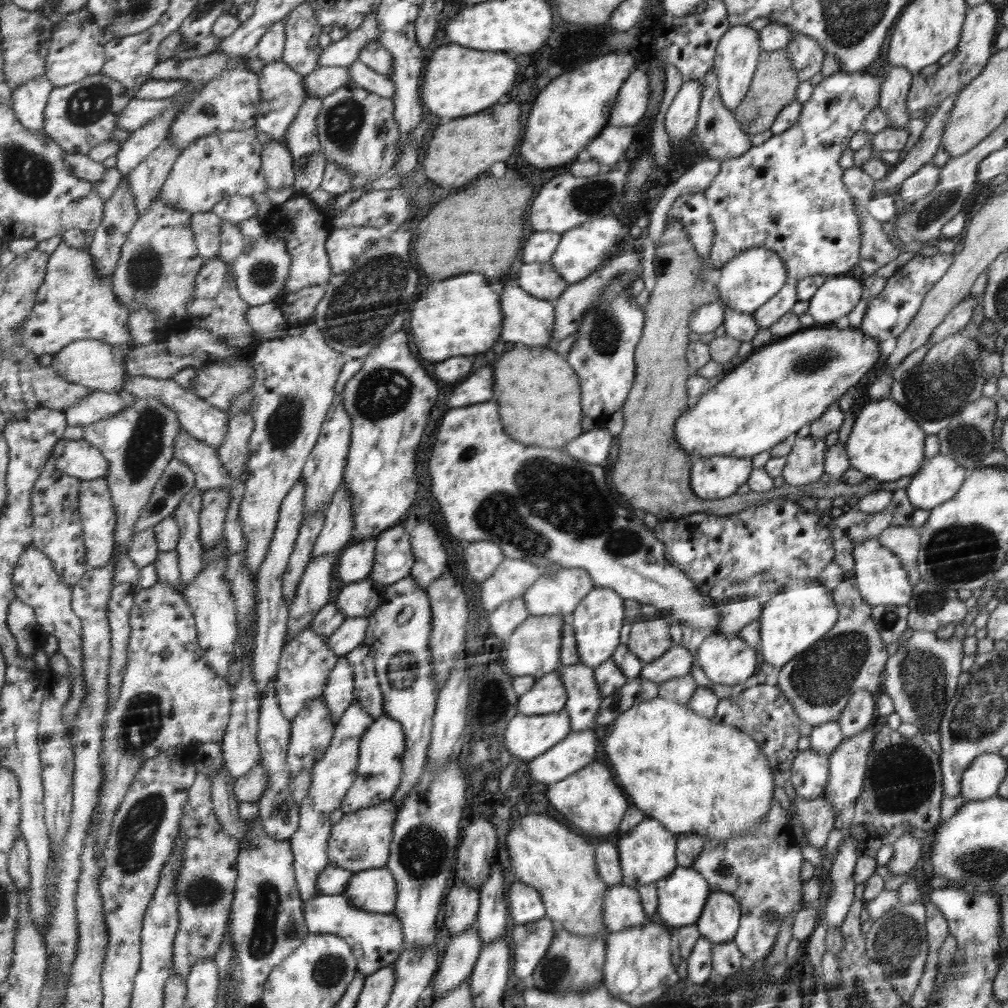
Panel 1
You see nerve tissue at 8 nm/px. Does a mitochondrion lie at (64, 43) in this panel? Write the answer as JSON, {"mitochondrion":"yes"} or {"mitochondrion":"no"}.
{"mitochondrion":"no"}

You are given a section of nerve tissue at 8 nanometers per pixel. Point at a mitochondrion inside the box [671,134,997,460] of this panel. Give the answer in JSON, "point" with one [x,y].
{"point":[933,393]}

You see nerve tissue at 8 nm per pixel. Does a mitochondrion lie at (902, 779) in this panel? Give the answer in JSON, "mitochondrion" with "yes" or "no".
{"mitochondrion":"yes"}

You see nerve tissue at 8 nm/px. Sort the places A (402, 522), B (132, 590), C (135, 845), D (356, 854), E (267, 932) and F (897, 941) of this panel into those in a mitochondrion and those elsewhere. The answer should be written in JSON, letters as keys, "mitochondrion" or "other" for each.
{"A":"other","B":"other","C":"mitochondrion","D":"mitochondrion","E":"mitochondrion","F":"mitochondrion"}

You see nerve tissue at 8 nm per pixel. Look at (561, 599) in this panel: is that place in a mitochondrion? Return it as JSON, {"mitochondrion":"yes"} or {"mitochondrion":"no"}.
{"mitochondrion":"no"}

